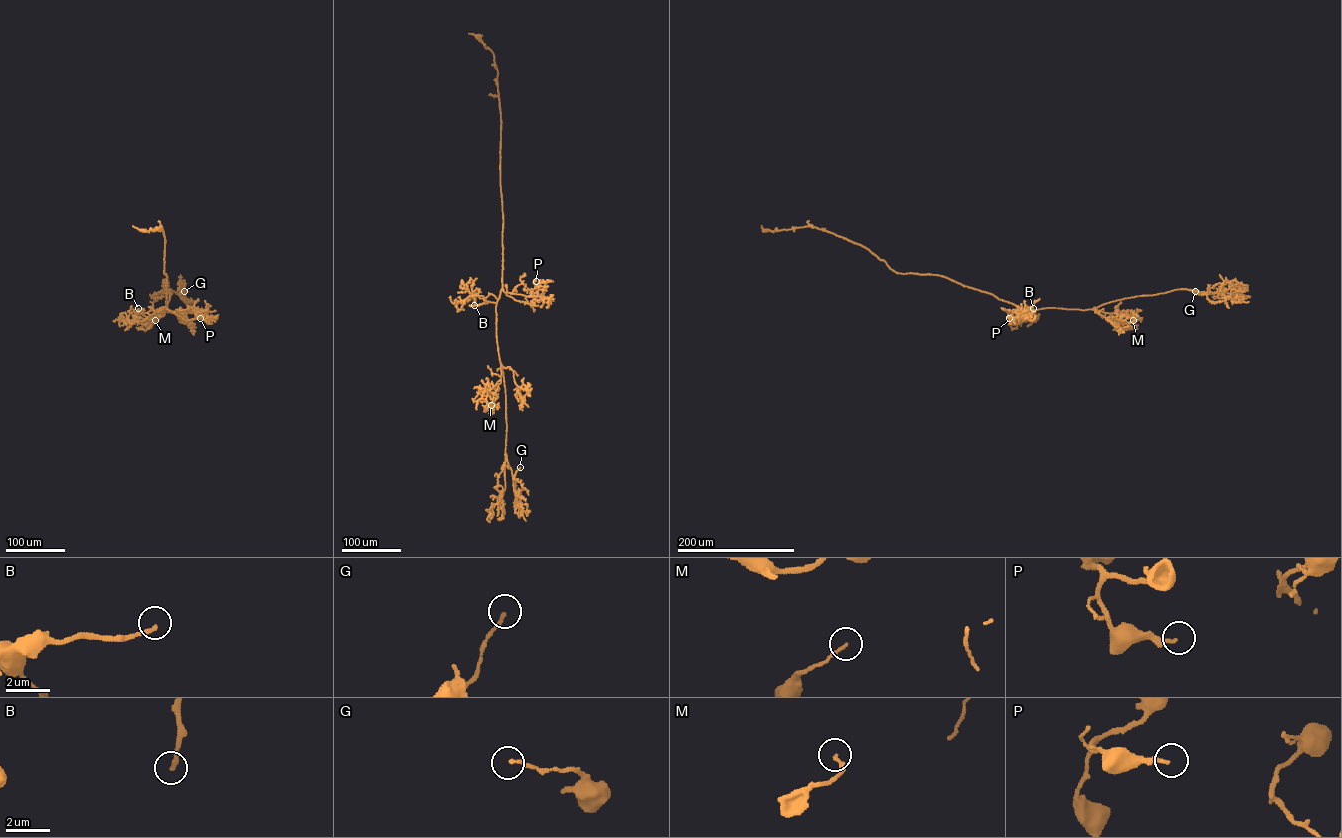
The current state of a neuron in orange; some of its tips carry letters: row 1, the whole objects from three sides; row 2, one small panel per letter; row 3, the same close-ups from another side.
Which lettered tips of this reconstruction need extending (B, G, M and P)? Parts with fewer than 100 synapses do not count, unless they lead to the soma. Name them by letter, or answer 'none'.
none

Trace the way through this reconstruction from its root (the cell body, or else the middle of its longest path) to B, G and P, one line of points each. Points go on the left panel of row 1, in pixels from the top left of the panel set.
B: (143, 230), (154, 231), (161, 226), (166, 298), (162, 310), (148, 317), (138, 308)
G: (143, 230), (161, 226), (164, 236), (166, 305), (159, 310), (166, 308), (169, 289), (179, 295), (184, 291)
P: (143, 230), (154, 231), (161, 226), (163, 232), (167, 309), (186, 320), (202, 318), (197, 316), (200, 318)

